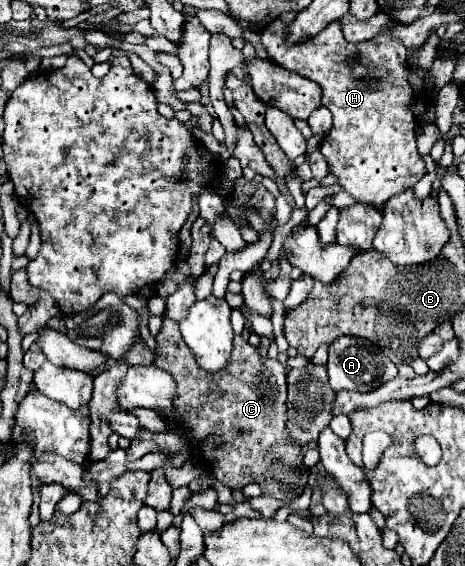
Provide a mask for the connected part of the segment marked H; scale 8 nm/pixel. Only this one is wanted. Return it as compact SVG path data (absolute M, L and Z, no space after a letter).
M275 19L261 31L261 43L267 49L269 57L283 67L289 67L289 71L297 71L325 87L323 105L333 113L333 127L329 135L321 143L321 153L325 155L329 163L329 173L339 177L339 185L347 193L351 193L359 203L367 205L381 205L393 195L403 193L405 189L411 189L427 171L425 163L417 153L415 145L415 113L413 113L413 101L417 91L409 85L409 67L407 67L407 55L405 47L399 39L391 35L389 29L381 31L375 39L365 43L349 43L343 37L341 21L329 23L325 29L321 29L315 37L301 41L301 43L287 43L287 25L281 19Z

